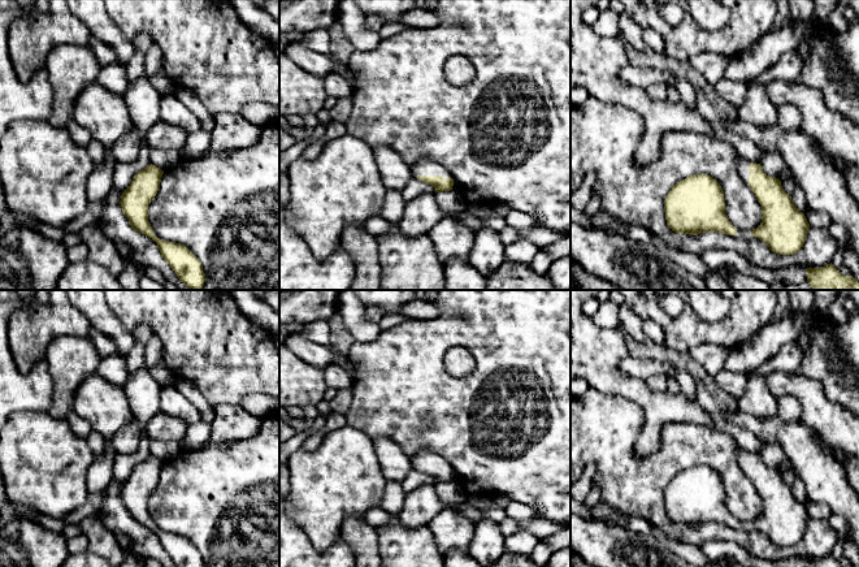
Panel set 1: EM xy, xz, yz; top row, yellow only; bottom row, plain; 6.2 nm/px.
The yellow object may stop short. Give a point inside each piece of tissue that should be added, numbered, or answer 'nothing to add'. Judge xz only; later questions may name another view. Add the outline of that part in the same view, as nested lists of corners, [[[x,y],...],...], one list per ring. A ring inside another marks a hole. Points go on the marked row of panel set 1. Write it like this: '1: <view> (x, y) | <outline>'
1: xz (424, 168) | [[[422,160],[411,168],[412,177],[420,176],[441,176],[443,178],[450,178],[451,176],[439,164]]]

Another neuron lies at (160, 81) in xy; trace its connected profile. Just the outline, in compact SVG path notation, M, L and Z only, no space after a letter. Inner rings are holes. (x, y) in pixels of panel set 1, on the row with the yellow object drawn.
M162 69L159 70L156 74L151 75L149 82L157 91L177 88Z

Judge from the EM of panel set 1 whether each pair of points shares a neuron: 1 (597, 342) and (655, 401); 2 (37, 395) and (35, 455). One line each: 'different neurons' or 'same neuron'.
1: same neuron
2: different neurons

